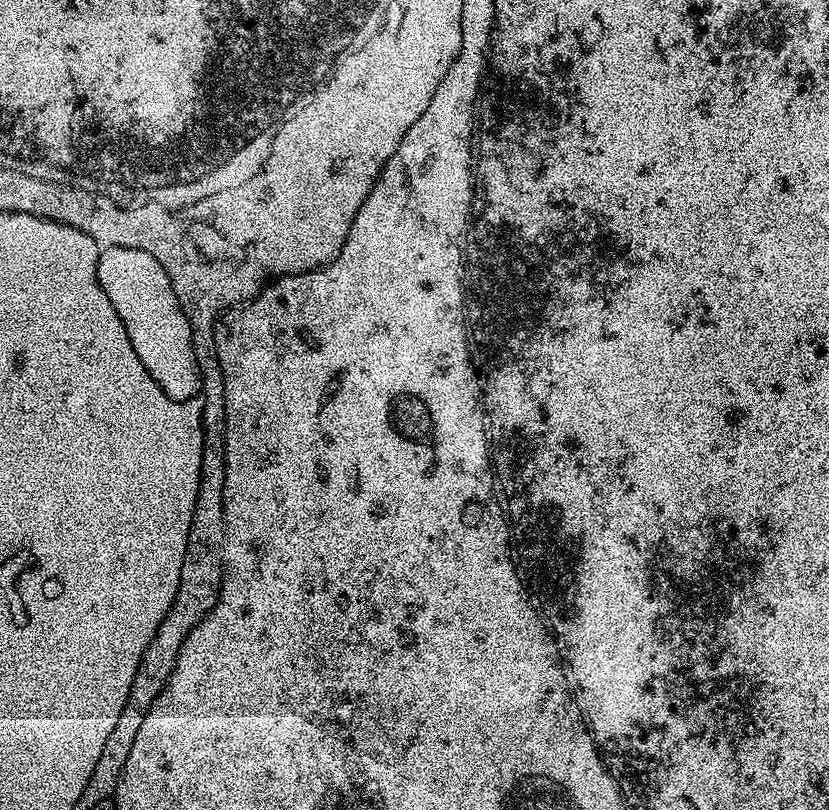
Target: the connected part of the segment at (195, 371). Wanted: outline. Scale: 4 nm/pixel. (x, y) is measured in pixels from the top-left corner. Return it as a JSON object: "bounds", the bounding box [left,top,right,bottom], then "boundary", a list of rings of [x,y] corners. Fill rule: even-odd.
{"bounds":[96,247,203,403],"boundary":[[[108,247],[100,253],[96,273],[99,285],[126,328],[135,354],[166,398],[176,403],[193,401],[203,389],[203,380],[194,354],[192,327],[161,263],[137,248]]]}

